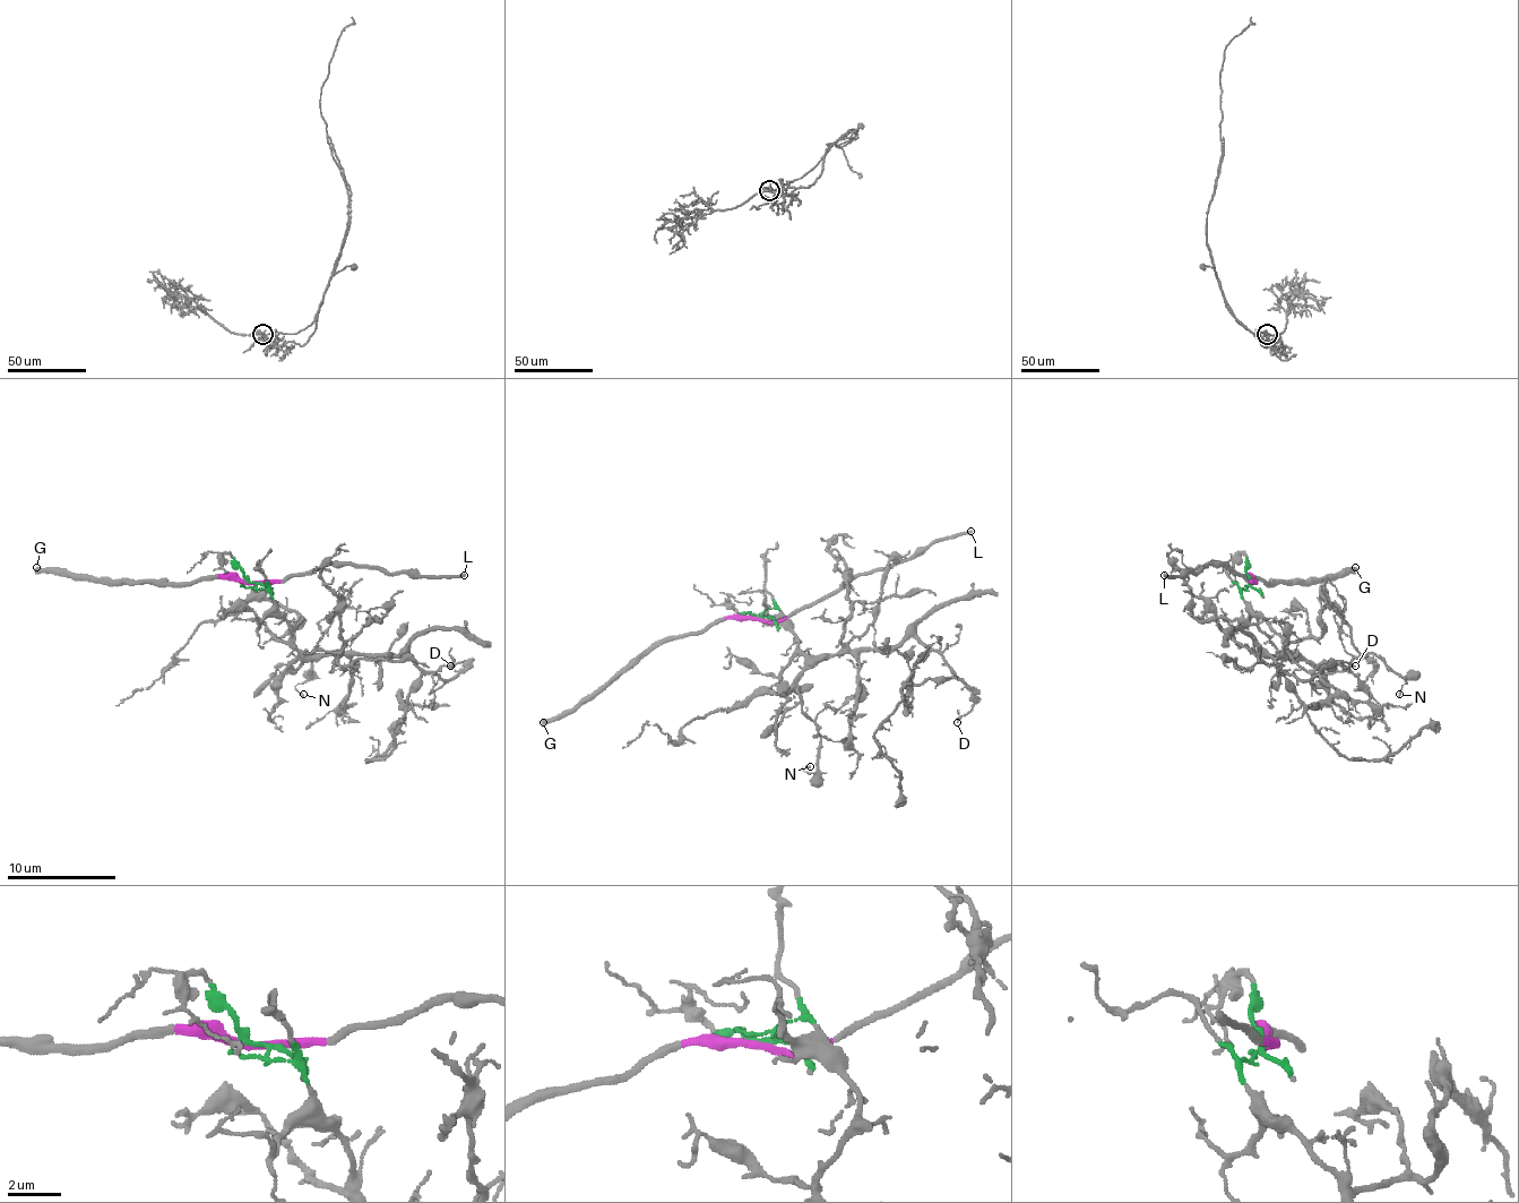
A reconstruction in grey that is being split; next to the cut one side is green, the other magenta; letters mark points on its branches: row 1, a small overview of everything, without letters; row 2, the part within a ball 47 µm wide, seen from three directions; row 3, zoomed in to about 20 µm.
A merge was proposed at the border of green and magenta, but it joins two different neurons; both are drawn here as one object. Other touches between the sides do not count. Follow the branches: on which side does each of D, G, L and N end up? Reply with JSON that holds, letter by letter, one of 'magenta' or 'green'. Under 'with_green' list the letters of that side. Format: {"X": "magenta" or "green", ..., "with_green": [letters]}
{"D": "green", "G": "magenta", "L": "magenta", "N": "green", "with_green": ["D", "N"]}

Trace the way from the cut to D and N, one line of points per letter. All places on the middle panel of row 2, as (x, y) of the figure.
D: (756, 616), (777, 608), (796, 646), (810, 658), (895, 649), (917, 635), (972, 693), (972, 710), (958, 723)
N: (756, 616), (777, 608), (805, 658), (796, 679), (800, 701), (821, 745), (819, 766), (802, 770), (810, 766)

